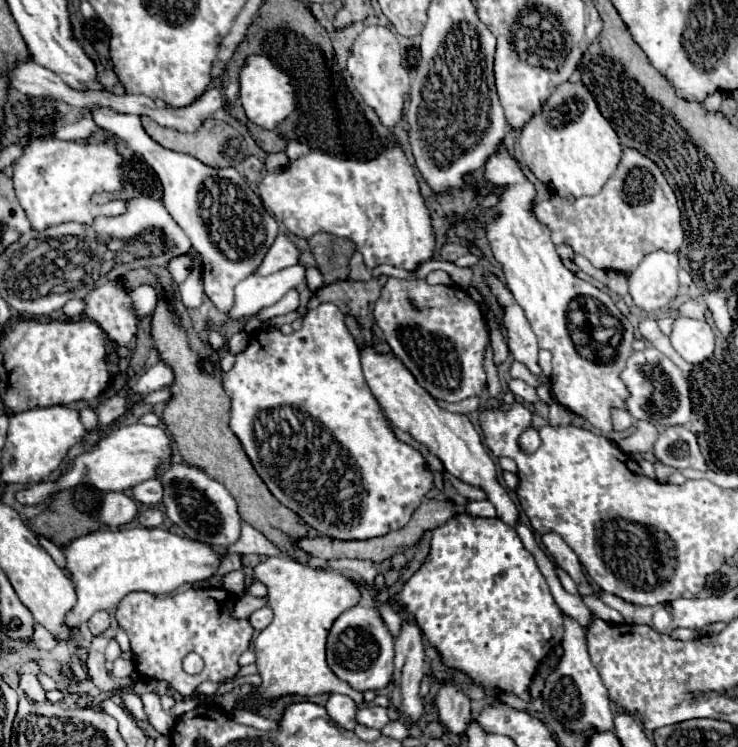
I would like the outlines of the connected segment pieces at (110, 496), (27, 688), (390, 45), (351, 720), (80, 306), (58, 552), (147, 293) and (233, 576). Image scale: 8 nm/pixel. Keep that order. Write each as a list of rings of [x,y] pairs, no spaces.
[[[107,492],[101,506],[101,522],[105,526],[127,524],[137,516],[137,504],[125,492]]]
[[[23,674],[19,686],[31,700],[35,700],[35,702],[43,702],[45,700],[45,690],[43,690],[43,686],[37,680],[35,674]]]
[[[369,26],[357,36],[353,54],[347,64],[347,68],[353,76],[355,88],[365,98],[367,106],[371,106],[379,114],[381,122],[387,126],[393,126],[401,118],[403,100],[407,96],[409,82],[411,82],[399,60],[402,60],[401,48],[399,48],[395,36],[391,34],[391,30],[379,28],[379,26]]]
[[[331,694],[327,704],[327,714],[331,716],[331,720],[347,730],[353,730],[357,726],[357,720],[355,720],[355,714],[357,714],[357,704],[349,698],[349,696],[343,696],[343,694]]]
[[[71,300],[63,306],[62,311],[67,318],[76,319],[85,312],[85,300]]]
[[[39,536],[39,542],[41,542],[43,548],[51,554],[51,558],[57,562],[57,566],[63,568],[63,572],[69,576],[69,570],[67,570],[67,566],[65,566],[65,554],[63,554],[63,550],[61,550],[57,544],[53,544],[53,542],[49,542],[47,538],[43,538],[43,536]]]
[[[141,285],[137,288],[125,288],[129,300],[131,300],[131,310],[137,318],[150,315],[157,304],[157,293],[153,286]]]
[[[237,570],[237,572],[229,572],[221,578],[221,586],[225,590],[231,590],[235,594],[241,594],[243,592],[243,572]]]

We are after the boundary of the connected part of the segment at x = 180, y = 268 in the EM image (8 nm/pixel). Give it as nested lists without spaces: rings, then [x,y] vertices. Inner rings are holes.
[[[179,254],[177,258],[171,258],[171,260],[167,262],[167,270],[171,272],[171,276],[173,276],[173,280],[175,280],[177,284],[181,284],[181,282],[189,276],[191,266],[193,266],[193,260],[191,260],[189,254]]]

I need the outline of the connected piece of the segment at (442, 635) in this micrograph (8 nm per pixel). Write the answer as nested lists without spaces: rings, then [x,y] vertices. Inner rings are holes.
[[[457,514],[447,524],[435,528],[427,562],[405,582],[397,602],[405,606],[403,612],[407,616],[417,620],[423,636],[435,646],[447,668],[465,672],[475,684],[499,692],[525,692],[539,662],[563,638],[565,616],[557,602],[553,602],[535,558],[525,550],[515,528],[499,518]]]

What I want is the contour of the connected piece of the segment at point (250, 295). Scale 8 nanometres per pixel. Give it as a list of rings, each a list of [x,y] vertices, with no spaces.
[[[295,264],[277,274],[259,276],[251,274],[235,288],[235,304],[229,312],[233,320],[241,320],[257,314],[259,310],[273,306],[281,296],[285,296],[291,288],[297,288],[305,280],[305,266]]]

